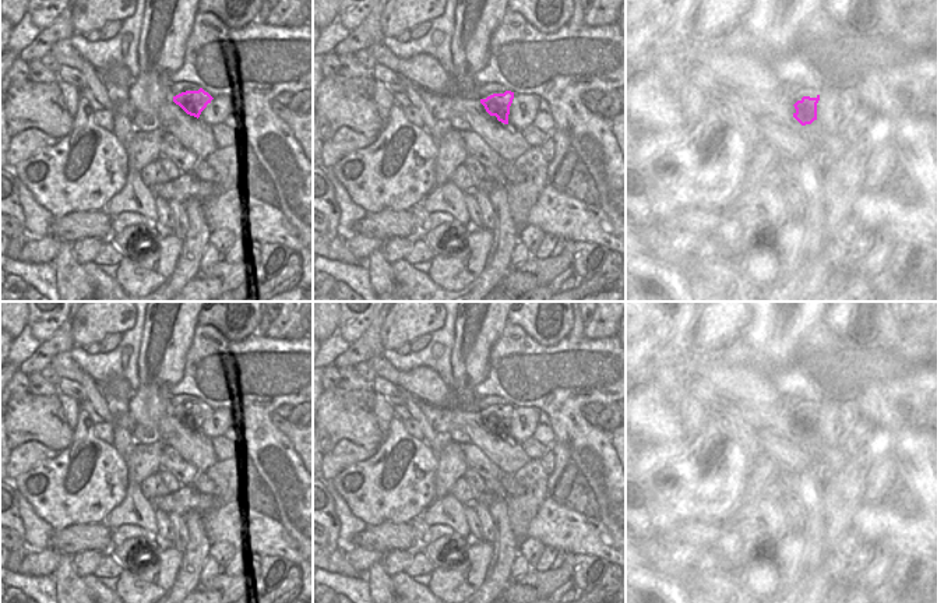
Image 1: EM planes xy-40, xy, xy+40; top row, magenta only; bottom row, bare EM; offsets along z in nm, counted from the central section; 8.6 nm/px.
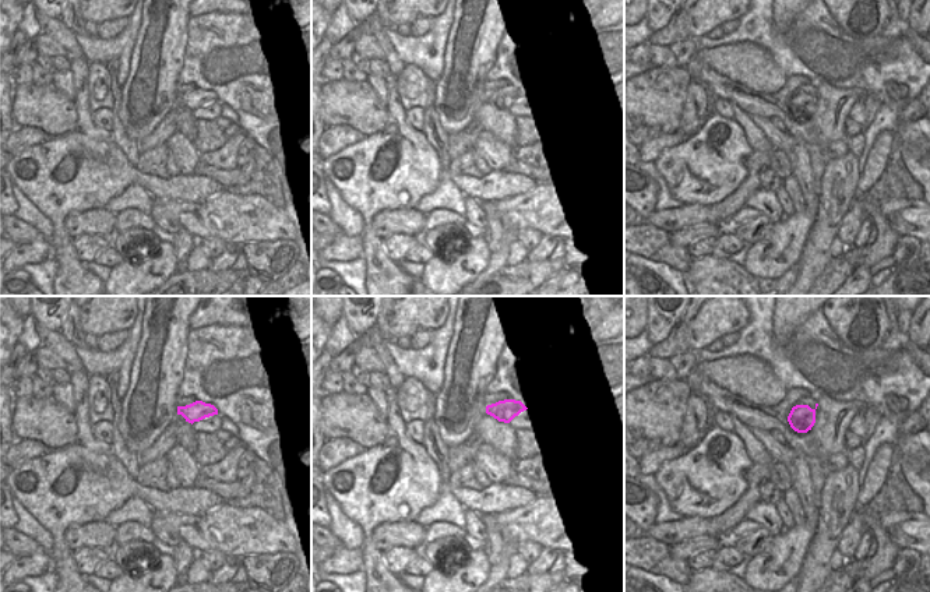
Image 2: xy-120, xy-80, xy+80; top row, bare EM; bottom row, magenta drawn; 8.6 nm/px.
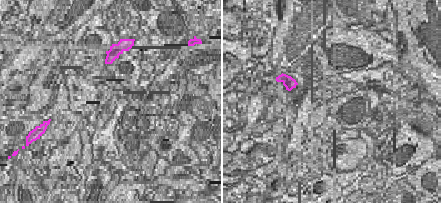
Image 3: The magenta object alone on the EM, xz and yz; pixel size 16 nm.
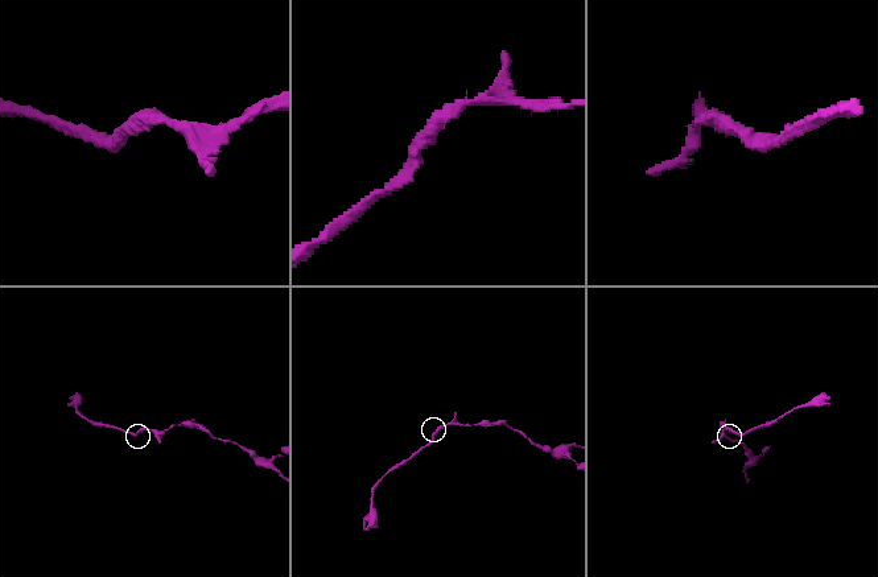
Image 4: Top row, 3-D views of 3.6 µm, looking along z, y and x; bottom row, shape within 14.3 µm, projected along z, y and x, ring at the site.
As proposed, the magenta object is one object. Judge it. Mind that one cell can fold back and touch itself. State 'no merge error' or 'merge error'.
no merge error

